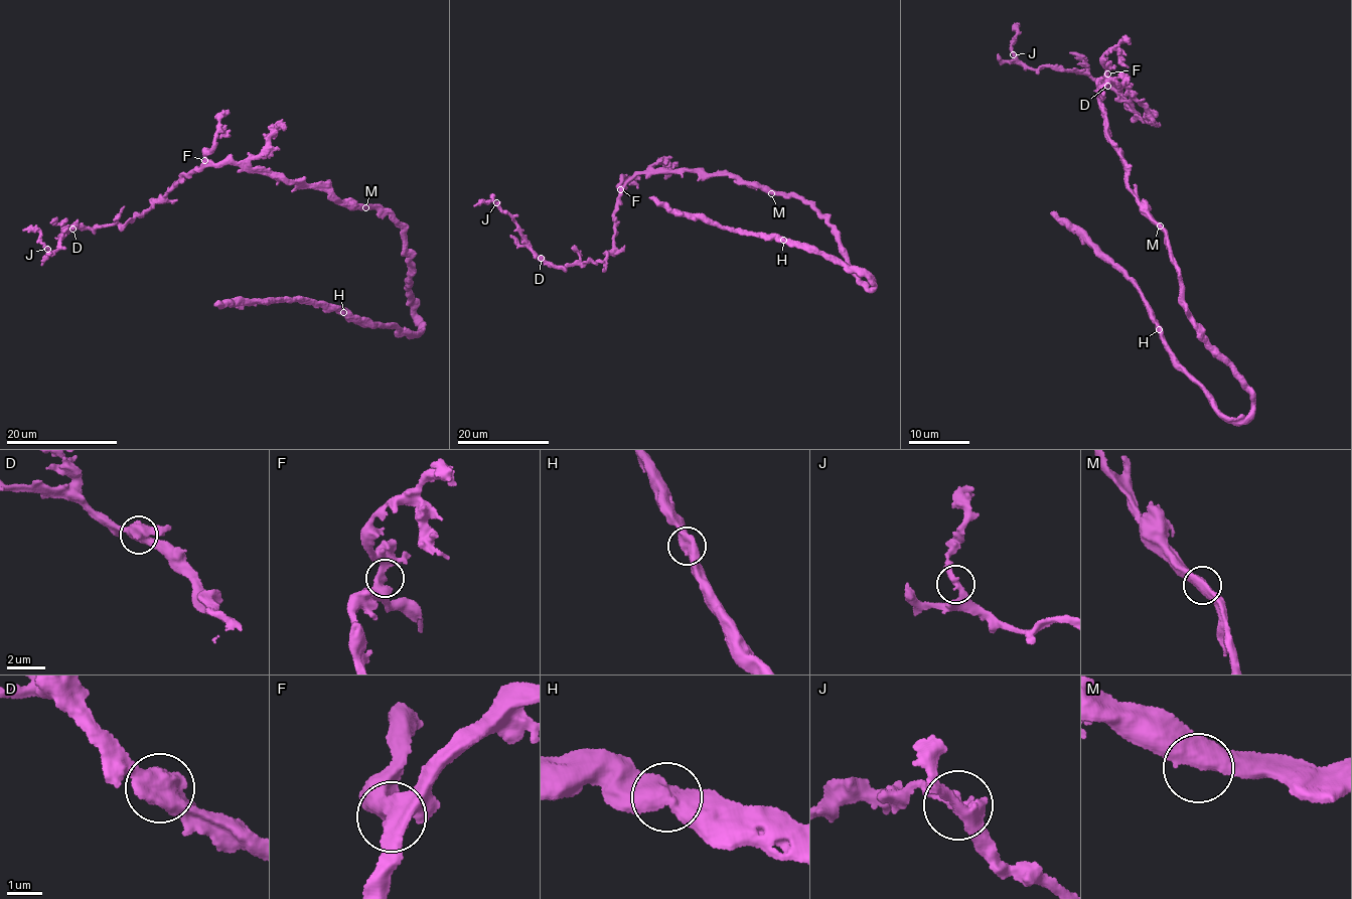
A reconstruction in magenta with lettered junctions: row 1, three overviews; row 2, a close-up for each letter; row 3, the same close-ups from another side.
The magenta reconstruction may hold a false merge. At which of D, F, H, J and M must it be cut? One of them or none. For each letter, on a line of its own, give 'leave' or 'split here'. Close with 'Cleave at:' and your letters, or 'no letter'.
D: leave
F: leave
H: leave
J: leave
M: leave
Cleave at: no letter

